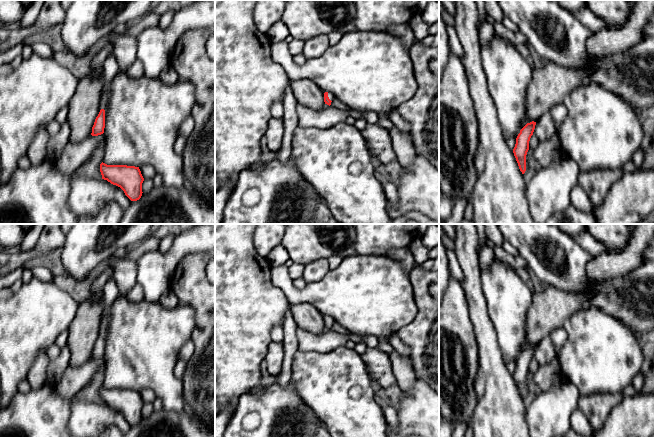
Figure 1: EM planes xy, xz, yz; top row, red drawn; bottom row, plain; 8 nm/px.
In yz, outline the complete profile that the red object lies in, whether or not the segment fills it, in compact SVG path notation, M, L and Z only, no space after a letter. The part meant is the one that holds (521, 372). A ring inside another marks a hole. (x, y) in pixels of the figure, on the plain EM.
M532 345L527 347L518 358L516 362L516 368L513 373L514 380L518 387L519 393L522 398L526 395L526 379L529 374L529 365L533 359L536 346Z

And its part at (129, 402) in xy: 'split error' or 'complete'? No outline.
complete

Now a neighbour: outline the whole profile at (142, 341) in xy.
M119 295L110 307L105 334L106 360L103 387L140 391L150 388L162 401L163 409L184 412L184 387L182 380L174 376L174 367L179 361L178 352L189 340L195 326L195 313L187 304L167 309L145 299L131 302Z

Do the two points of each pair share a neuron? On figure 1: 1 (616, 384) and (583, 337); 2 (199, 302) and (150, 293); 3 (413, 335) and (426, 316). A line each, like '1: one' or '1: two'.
1: one
2: two
3: one

